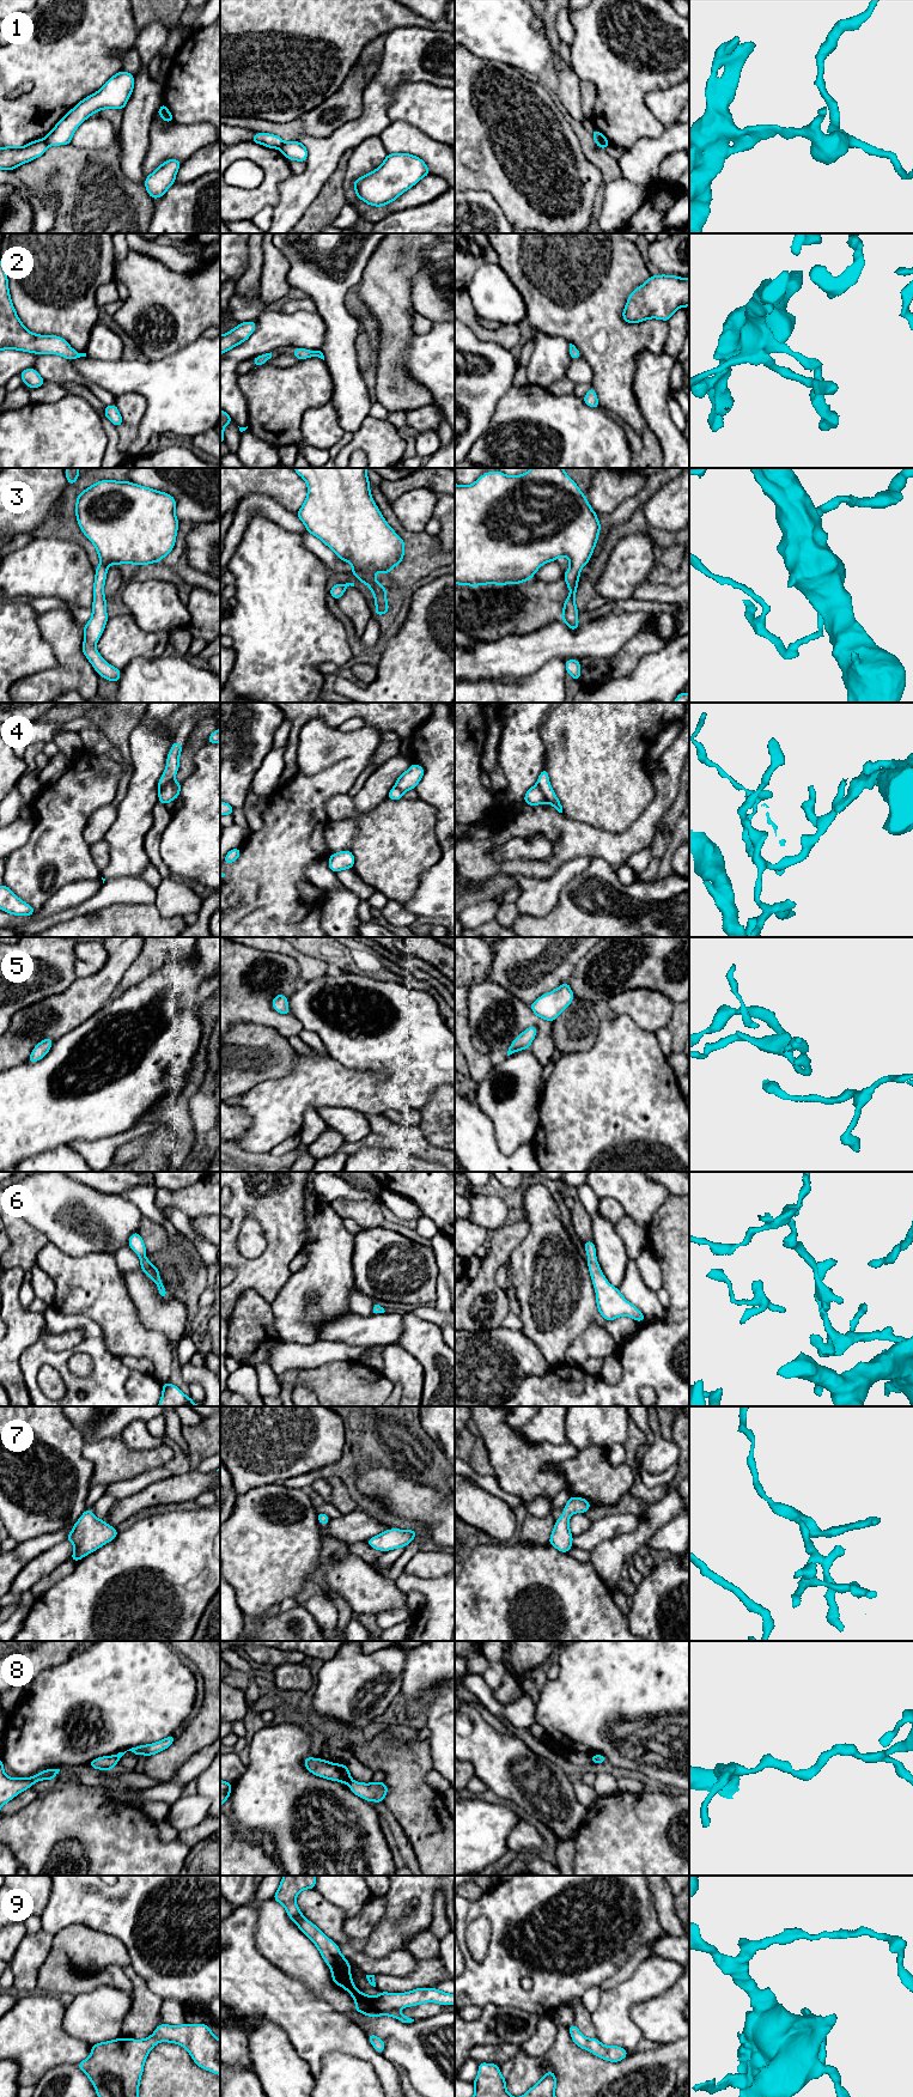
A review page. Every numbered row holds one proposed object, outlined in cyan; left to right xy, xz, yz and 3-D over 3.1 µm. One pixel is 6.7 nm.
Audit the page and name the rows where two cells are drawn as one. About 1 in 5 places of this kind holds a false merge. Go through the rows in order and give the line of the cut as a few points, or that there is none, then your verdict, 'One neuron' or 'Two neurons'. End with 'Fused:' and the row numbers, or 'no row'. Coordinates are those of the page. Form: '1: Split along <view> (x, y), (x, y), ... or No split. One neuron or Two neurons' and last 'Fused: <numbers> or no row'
1: Split along xy (44, 138), (48, 145). Two neurons
2: No split. One neuron
3: No split. One neuron
4: Split along yz (537, 783), (546, 802). Two neurons
5: No split. One neuron
6: No split. One neuron
7: No split. One neuron
8: Split along xy (115, 1755), (117, 1760). Two neurons
9: No split. One neuron
Fused: 1, 4, 8

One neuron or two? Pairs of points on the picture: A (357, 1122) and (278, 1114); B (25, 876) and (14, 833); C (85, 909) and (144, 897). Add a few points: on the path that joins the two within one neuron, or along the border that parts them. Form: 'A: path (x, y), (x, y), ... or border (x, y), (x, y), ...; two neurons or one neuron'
A: border (346, 1107), (321, 1107), (318, 1110); two neurons
B: border (34, 824), (28, 840), (12, 852); two neurons
C: path (99, 900), (108, 894), (129, 894); one neuron

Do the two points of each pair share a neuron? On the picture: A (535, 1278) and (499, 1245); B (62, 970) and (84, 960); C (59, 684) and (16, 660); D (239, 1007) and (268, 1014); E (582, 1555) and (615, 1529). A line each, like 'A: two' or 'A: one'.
A: two
B: two
C: two
D: one
E: two

